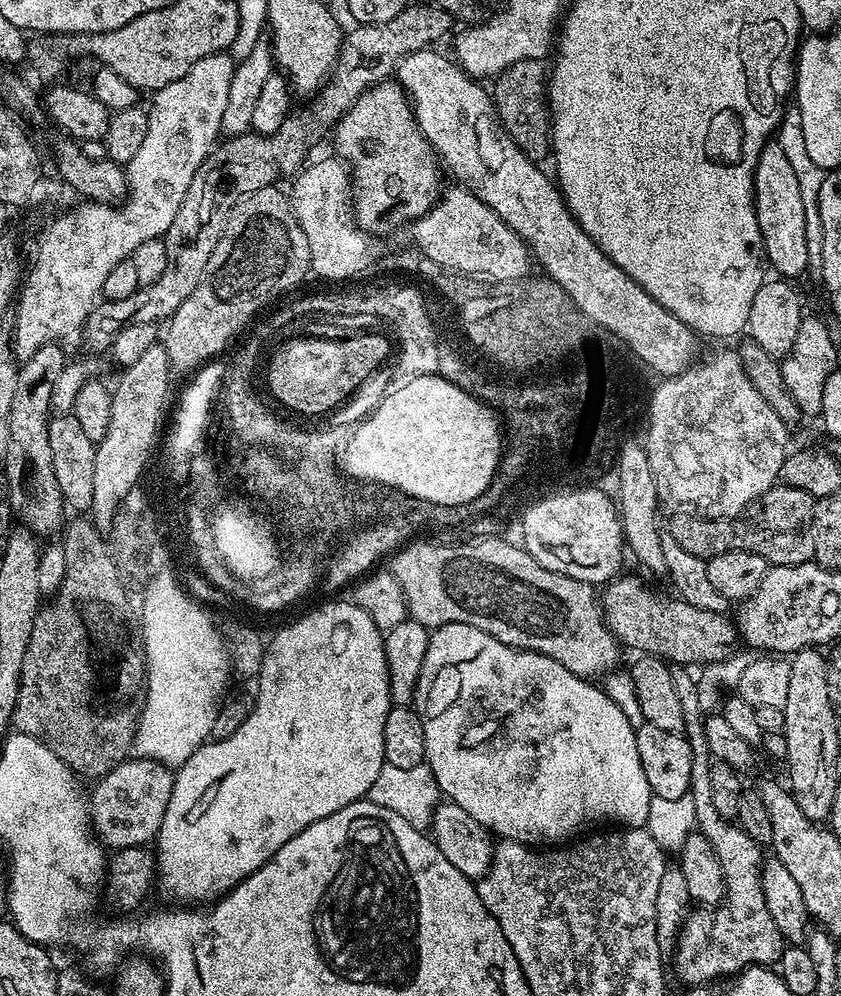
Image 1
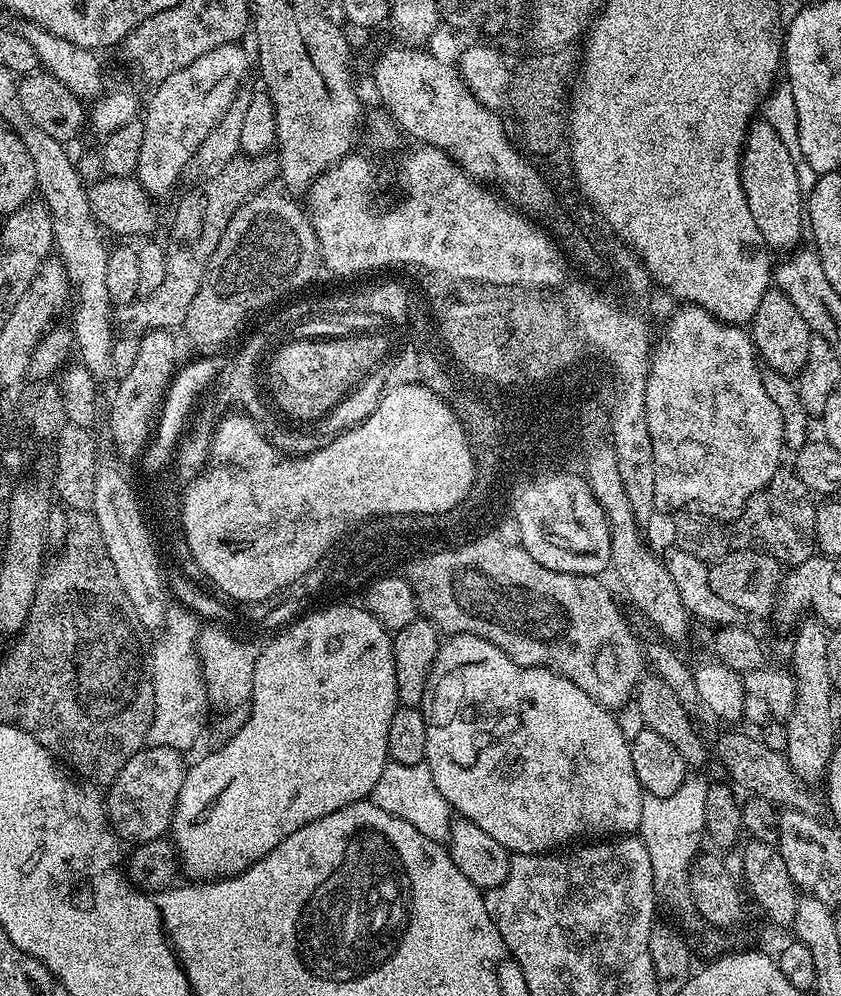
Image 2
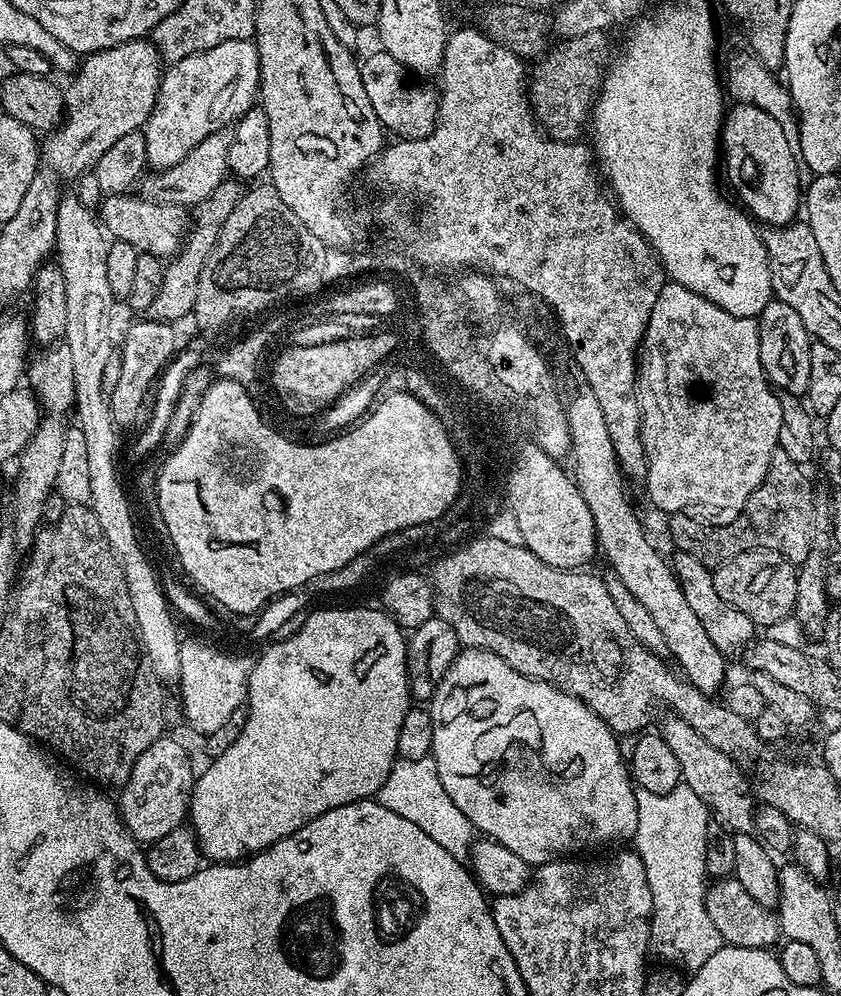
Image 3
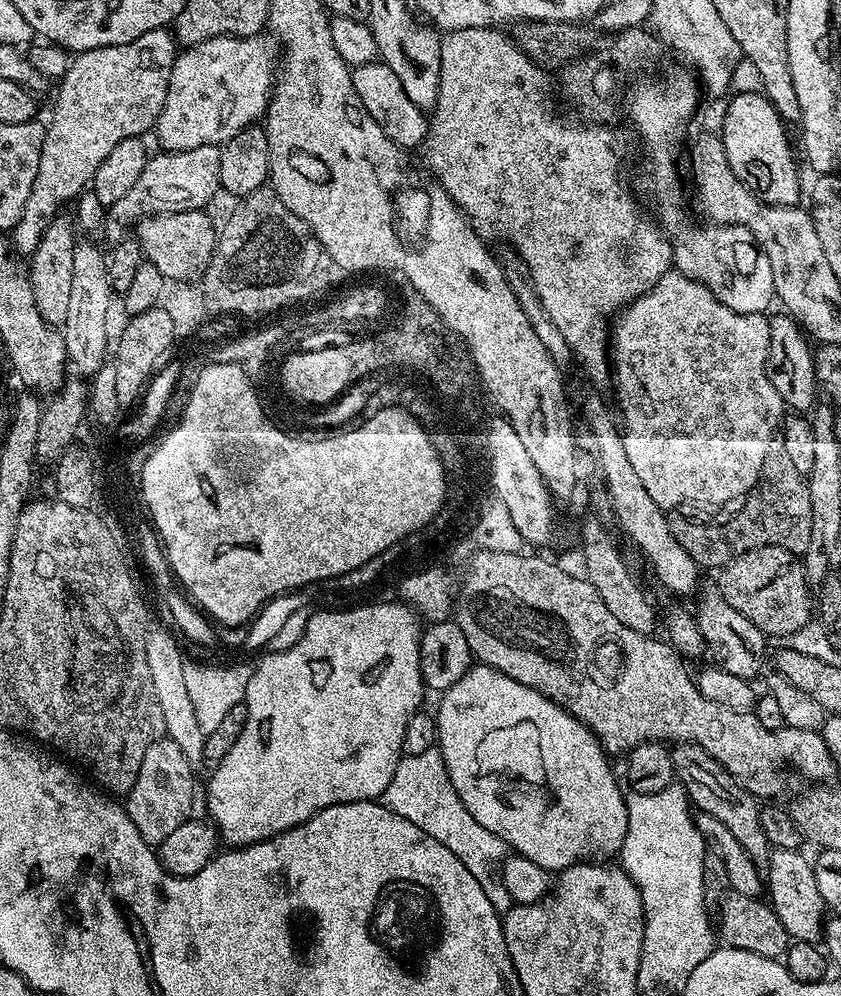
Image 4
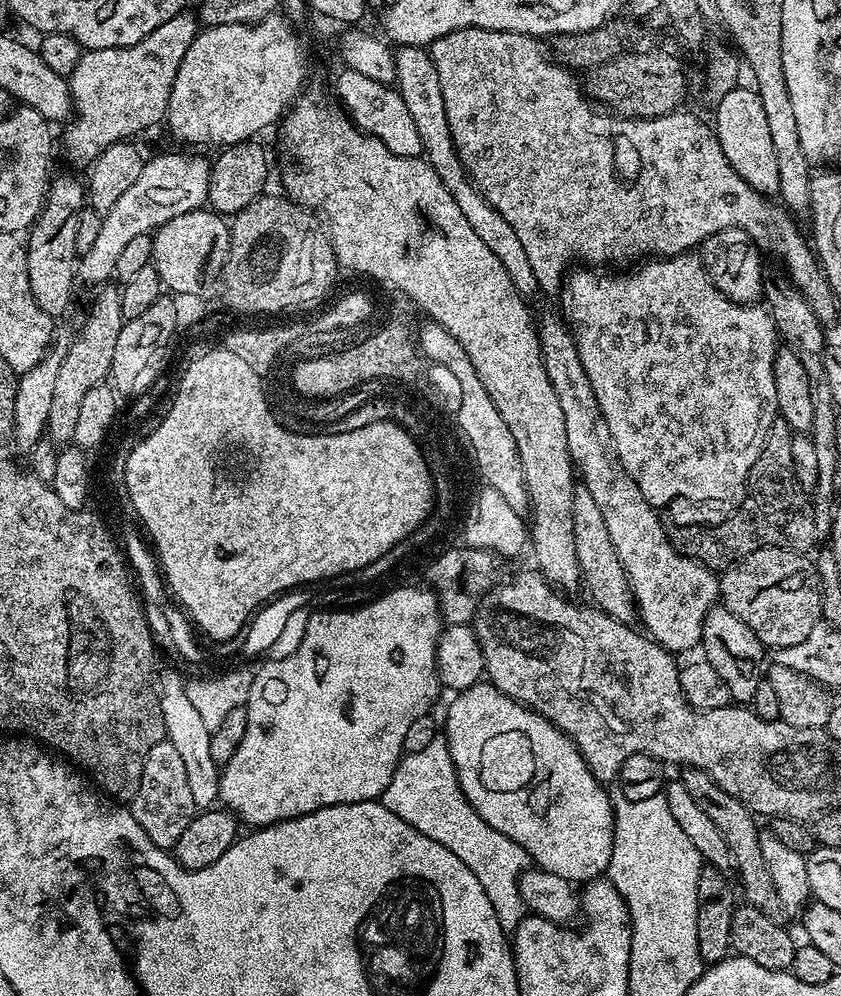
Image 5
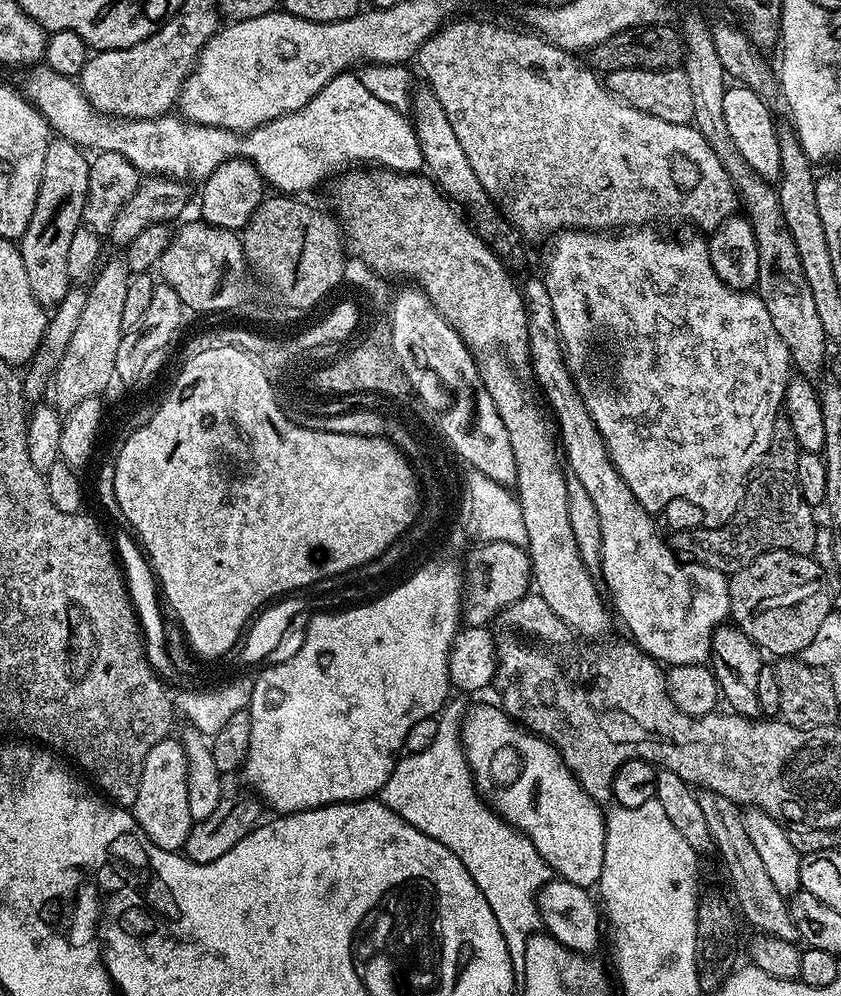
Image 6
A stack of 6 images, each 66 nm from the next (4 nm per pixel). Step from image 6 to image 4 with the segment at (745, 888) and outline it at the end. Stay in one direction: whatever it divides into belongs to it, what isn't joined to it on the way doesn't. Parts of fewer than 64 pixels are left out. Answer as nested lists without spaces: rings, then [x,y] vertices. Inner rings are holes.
[[[677,743],[671,749],[671,754],[672,765],[676,771],[675,779],[684,788],[689,801],[699,811],[718,818],[718,821],[734,834],[739,845],[757,866],[767,865],[770,845],[762,831],[761,801],[748,793],[718,761],[710,758],[710,754],[702,750],[702,746]]]

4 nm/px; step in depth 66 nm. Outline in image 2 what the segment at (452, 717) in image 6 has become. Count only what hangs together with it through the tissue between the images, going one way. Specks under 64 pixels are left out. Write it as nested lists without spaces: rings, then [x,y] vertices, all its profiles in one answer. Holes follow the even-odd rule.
[[[389,762],[374,785],[370,799],[374,806],[378,806],[378,810],[386,810],[386,814],[394,814],[394,818],[410,822],[418,834],[426,834],[426,838],[441,842],[449,839],[454,813],[446,798],[442,798],[438,786],[434,786],[434,777],[430,775],[427,764],[402,766]]]

